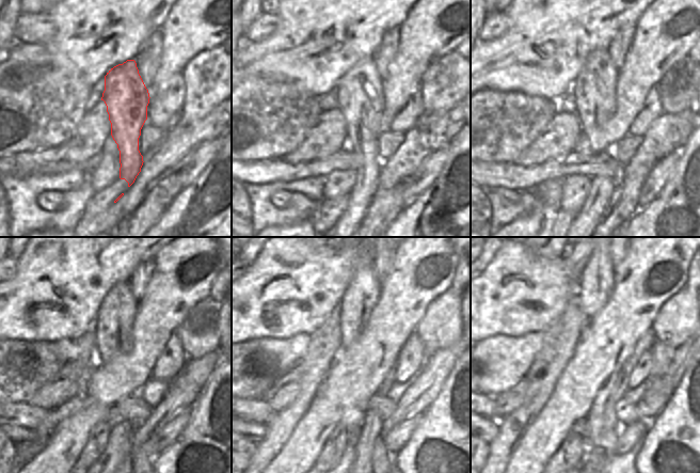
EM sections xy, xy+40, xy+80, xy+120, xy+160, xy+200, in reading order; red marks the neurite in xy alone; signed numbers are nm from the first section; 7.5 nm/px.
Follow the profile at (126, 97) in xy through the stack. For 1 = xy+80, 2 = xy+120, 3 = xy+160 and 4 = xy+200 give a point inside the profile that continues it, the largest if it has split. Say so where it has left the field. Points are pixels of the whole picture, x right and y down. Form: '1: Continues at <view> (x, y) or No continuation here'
1: Continues at xy+80 (593, 90)
2: Continues at xy+120 (113, 327)
3: Continues at xy+160 (361, 296)
4: Continues at xy+200 (597, 279)

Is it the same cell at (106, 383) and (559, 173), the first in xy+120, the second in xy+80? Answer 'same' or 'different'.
different

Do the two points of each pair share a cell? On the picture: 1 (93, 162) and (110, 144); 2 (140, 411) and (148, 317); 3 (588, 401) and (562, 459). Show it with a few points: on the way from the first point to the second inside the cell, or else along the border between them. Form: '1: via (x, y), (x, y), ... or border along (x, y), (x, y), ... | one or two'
1: border along (101, 152), (100, 162), (91, 172) | two
2: border along (137, 391), (123, 396), (114, 404) | two
3: border along (587, 445), (576, 434), (571, 434), (556, 451) | two

